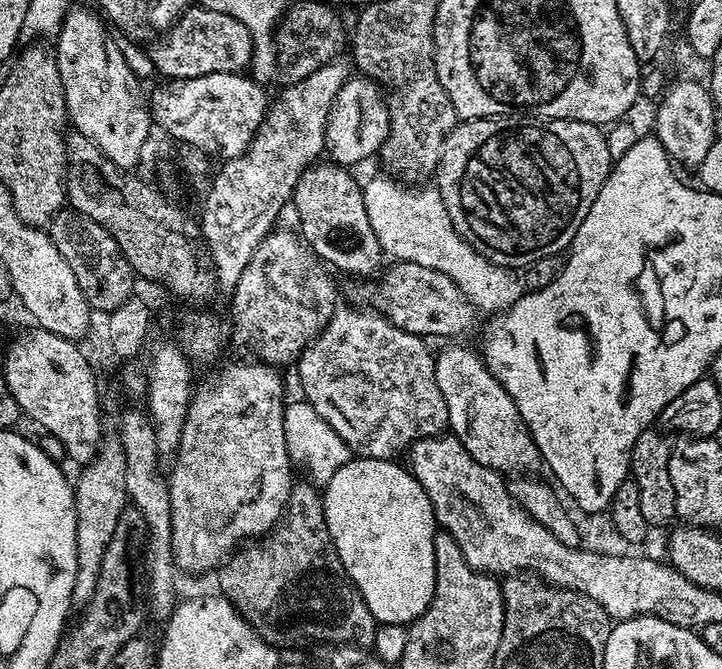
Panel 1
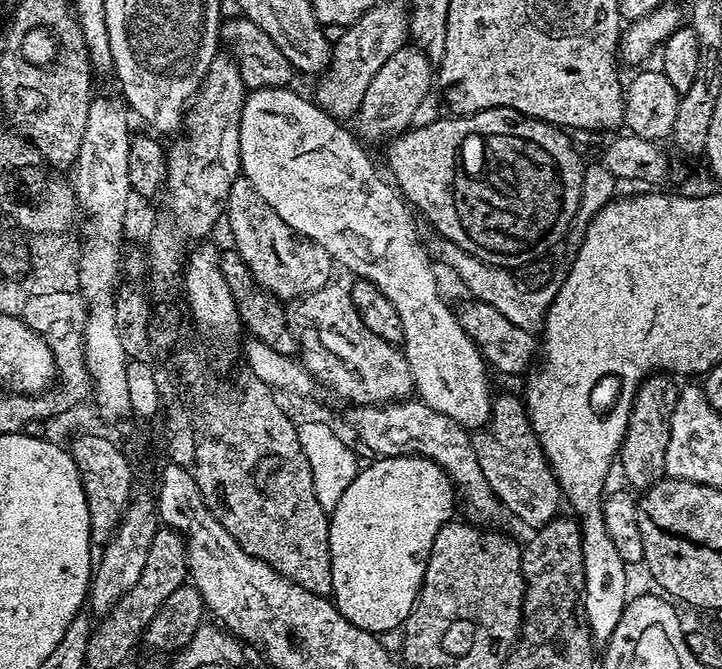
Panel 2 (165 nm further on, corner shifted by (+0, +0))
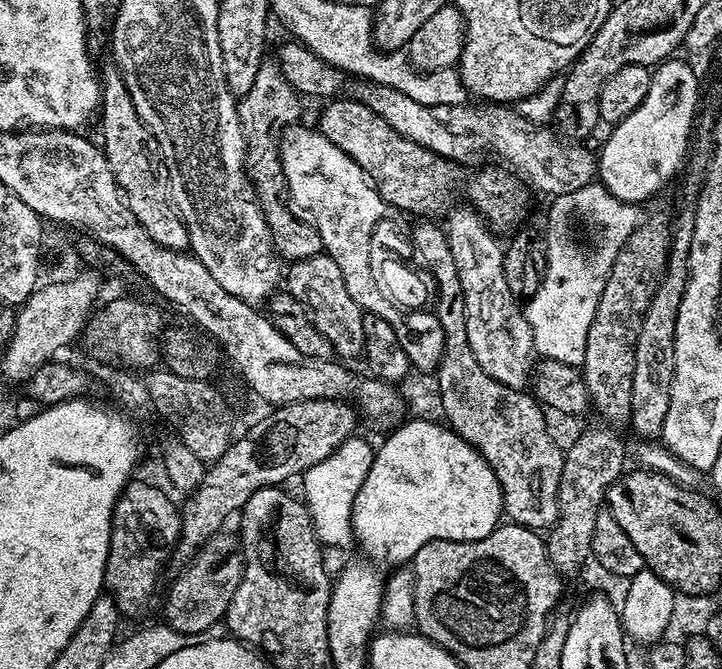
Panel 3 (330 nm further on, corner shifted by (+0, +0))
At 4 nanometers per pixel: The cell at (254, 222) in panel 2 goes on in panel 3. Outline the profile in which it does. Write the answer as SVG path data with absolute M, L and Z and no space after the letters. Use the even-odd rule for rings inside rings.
M264 62L254 74L250 90L242 93L236 106L244 135L244 168L248 172L248 180L255 187L256 200L260 204L260 211L264 213L268 232L272 235L272 247L288 262L318 256L322 252L316 227L307 219L299 220L295 216L297 213L289 207L290 197L280 161L280 137L284 129L293 127L299 121L296 119L300 116L300 103L300 93L293 90L290 82L286 82L279 63Z

